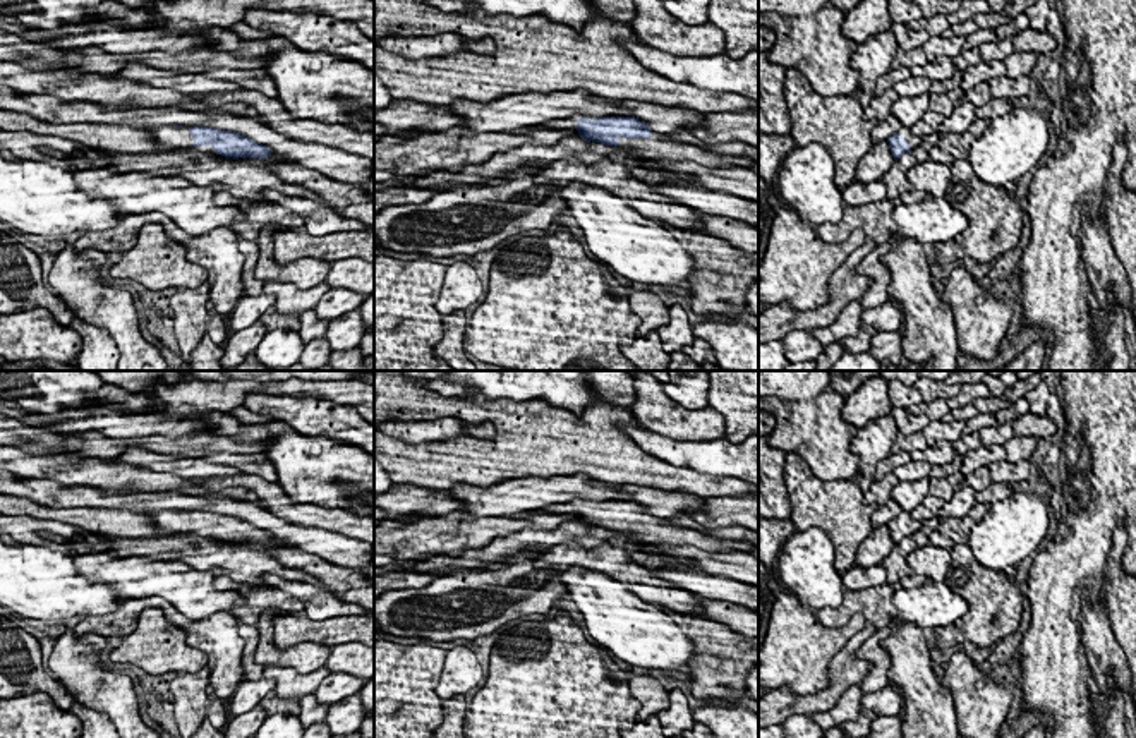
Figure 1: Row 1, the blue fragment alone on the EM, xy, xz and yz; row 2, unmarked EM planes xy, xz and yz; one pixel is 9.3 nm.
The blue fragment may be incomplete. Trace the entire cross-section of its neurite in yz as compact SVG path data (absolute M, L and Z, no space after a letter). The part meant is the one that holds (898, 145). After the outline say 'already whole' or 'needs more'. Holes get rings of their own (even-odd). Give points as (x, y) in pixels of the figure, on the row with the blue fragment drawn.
M901 127L901 130L892 134L887 142L894 160L897 161L903 153L911 153L913 148L920 146L921 139L913 136L908 127Z | needs more

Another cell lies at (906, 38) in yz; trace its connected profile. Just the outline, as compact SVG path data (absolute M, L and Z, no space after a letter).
M892 22L891 31L897 39L897 46L904 51L921 48L932 38L925 29L913 31L911 27L901 22Z

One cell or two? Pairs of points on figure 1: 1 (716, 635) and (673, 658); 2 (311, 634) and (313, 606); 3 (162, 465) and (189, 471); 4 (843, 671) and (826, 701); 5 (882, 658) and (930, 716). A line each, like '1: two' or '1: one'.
1: two
2: two
3: one
4: one
5: two

